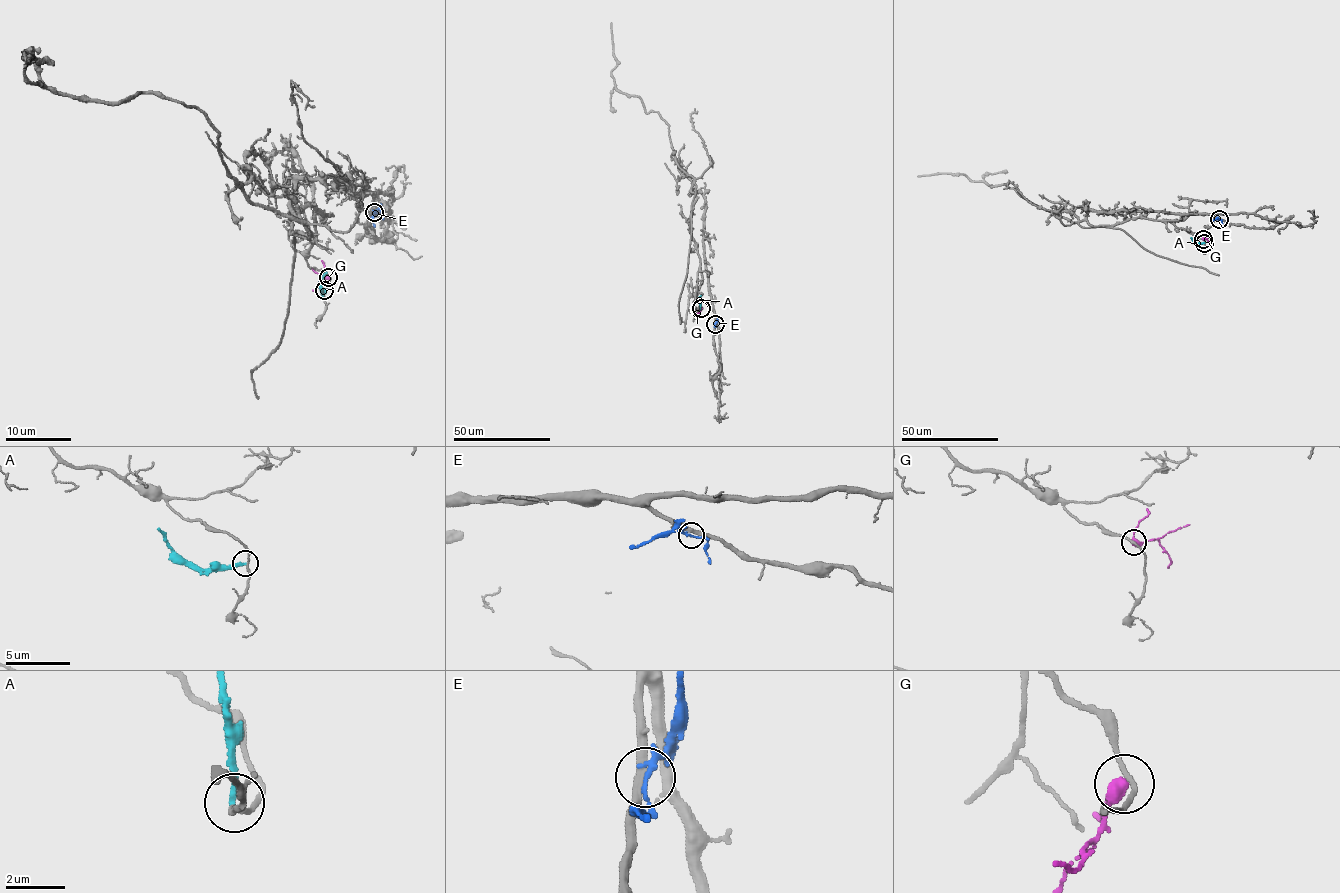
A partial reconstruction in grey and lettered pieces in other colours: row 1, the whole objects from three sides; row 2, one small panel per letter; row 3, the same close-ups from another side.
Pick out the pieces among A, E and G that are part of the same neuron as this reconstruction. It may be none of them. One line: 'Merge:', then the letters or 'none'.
Merge: none

